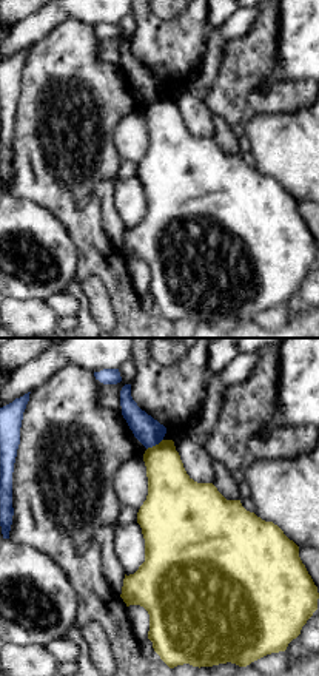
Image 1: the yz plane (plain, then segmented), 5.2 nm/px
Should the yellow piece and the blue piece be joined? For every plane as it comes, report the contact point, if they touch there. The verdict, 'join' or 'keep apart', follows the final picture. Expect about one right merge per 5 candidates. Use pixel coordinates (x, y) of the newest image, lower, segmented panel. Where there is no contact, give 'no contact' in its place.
contact (156, 445)

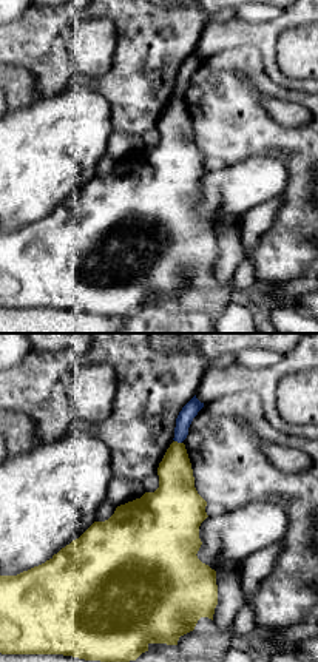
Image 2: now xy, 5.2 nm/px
contact (176, 442)

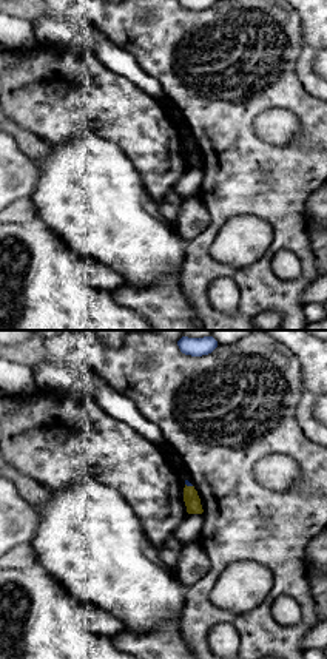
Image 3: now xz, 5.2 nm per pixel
contact (188, 486)

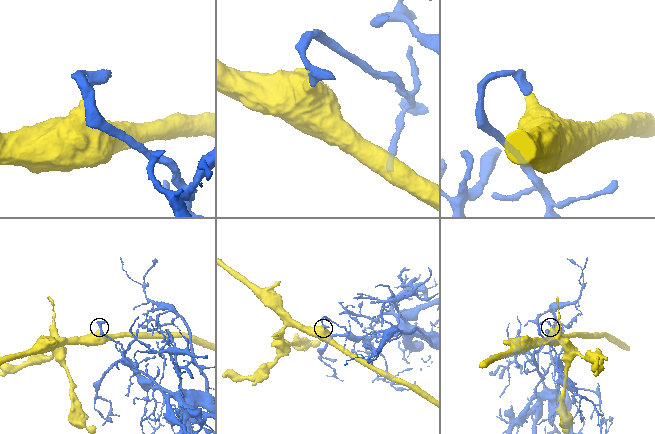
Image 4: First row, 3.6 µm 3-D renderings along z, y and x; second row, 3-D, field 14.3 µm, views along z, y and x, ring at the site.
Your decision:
keep apart

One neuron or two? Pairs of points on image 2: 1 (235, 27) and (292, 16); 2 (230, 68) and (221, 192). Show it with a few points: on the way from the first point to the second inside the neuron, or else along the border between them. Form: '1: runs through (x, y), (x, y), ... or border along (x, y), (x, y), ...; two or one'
1: runs through (249, 31), (270, 31), (278, 27); one
2: border along (257, 153), (229, 167); two

